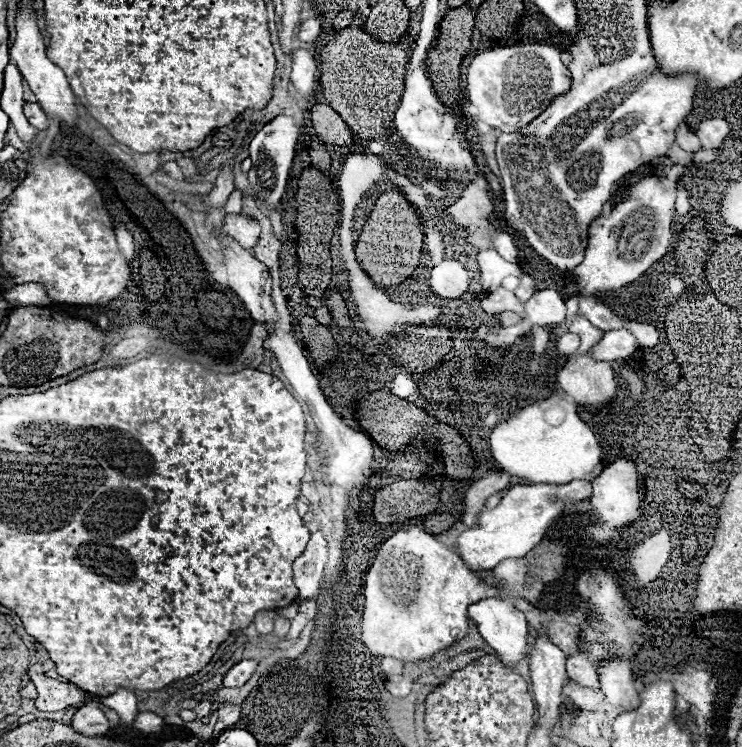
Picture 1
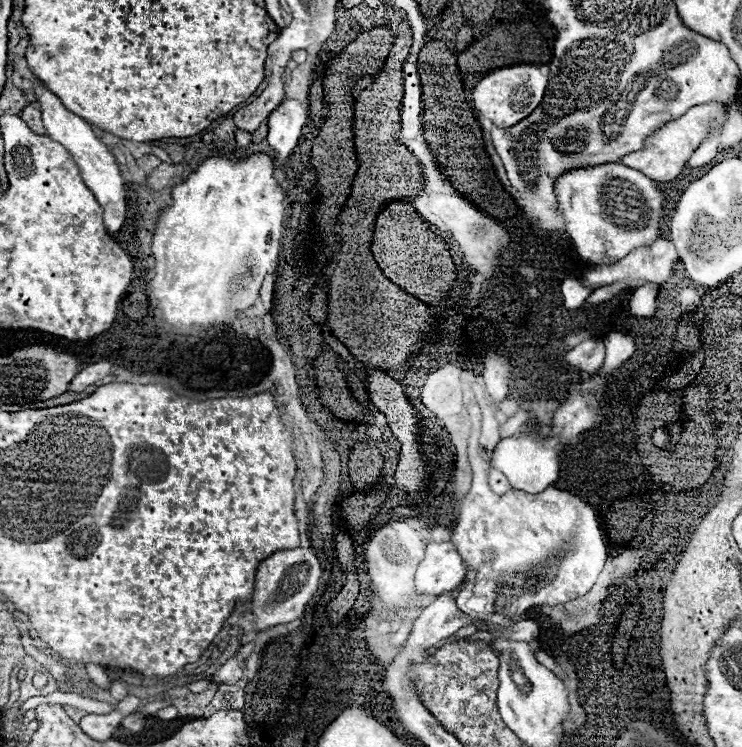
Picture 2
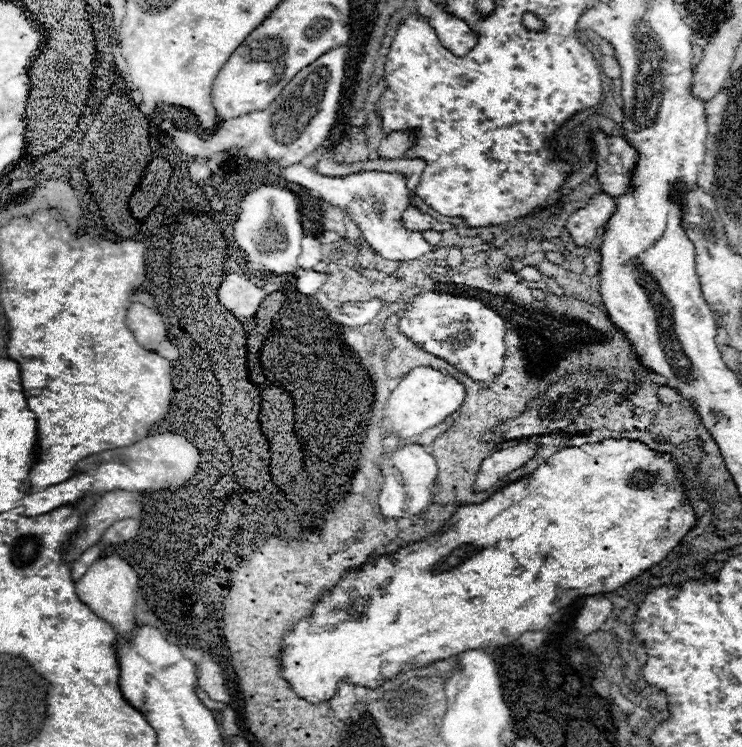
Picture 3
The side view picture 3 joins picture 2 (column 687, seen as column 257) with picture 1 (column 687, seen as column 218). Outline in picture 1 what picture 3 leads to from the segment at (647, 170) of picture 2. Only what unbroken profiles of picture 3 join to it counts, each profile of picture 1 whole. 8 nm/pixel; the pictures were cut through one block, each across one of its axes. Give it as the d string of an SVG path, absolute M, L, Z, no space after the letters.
M682 124L678 130L676 130L676 144L680 148L684 148L686 152L696 152L700 148L700 142L698 142L698 136L686 126Z

